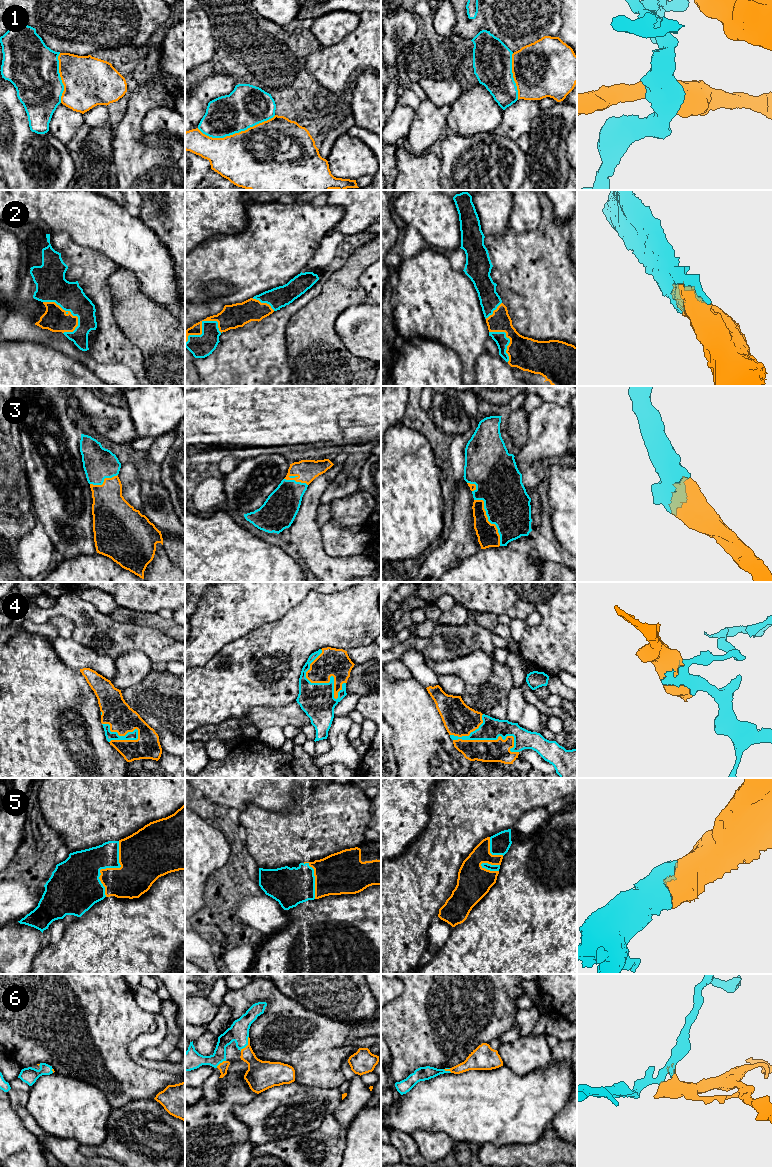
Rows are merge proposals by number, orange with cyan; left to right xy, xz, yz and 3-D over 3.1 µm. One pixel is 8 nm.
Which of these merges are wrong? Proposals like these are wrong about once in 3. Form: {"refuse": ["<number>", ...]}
{"refuse": ["1"]}

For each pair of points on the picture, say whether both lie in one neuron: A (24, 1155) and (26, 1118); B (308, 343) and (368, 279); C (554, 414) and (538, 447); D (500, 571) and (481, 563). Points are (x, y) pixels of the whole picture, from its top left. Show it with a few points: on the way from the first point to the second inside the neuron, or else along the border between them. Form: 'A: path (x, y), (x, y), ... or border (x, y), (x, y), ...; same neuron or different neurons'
A: border (12, 1107), (22, 1124), (36, 1137), (40, 1145); different neurons
B: border (370, 264), (359, 278), (359, 284), (368, 301); different neurons
C: path (550, 422), (550, 432), (546, 439); same neuron
D: path (495, 571), (489, 571), (486, 568); same neuron

